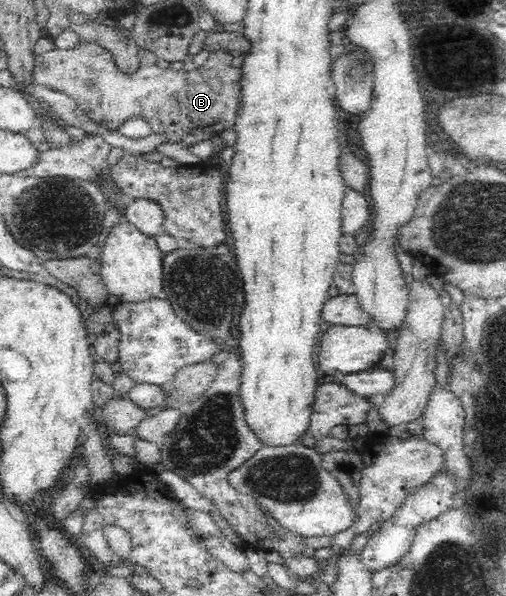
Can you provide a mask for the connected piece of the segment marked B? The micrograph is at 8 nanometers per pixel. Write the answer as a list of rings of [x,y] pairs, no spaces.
[[[80,38],[80,42],[74,48],[55,47],[54,50],[35,55],[31,77],[36,84],[44,85],[56,92],[64,92],[74,98],[92,122],[108,130],[117,130],[122,123],[127,123],[131,116],[142,115],[150,123],[154,134],[165,136],[165,142],[176,143],[188,149],[192,144],[212,140],[214,136],[220,136],[222,132],[236,128],[236,118],[243,103],[241,84],[244,70],[238,54],[227,49],[212,51],[208,55],[208,60],[196,70],[186,70],[186,67],[180,70],[161,68],[156,64],[158,62],[156,53],[142,47],[137,50],[137,57],[139,58],[137,70],[122,72],[114,55],[104,48],[104,45]]]

